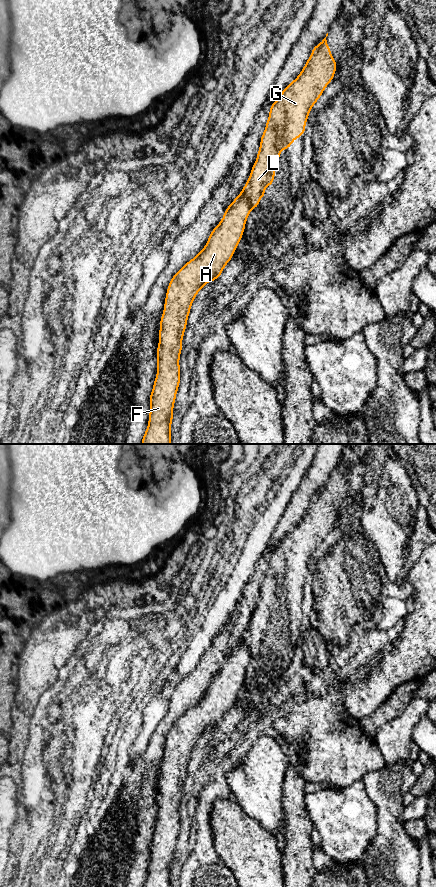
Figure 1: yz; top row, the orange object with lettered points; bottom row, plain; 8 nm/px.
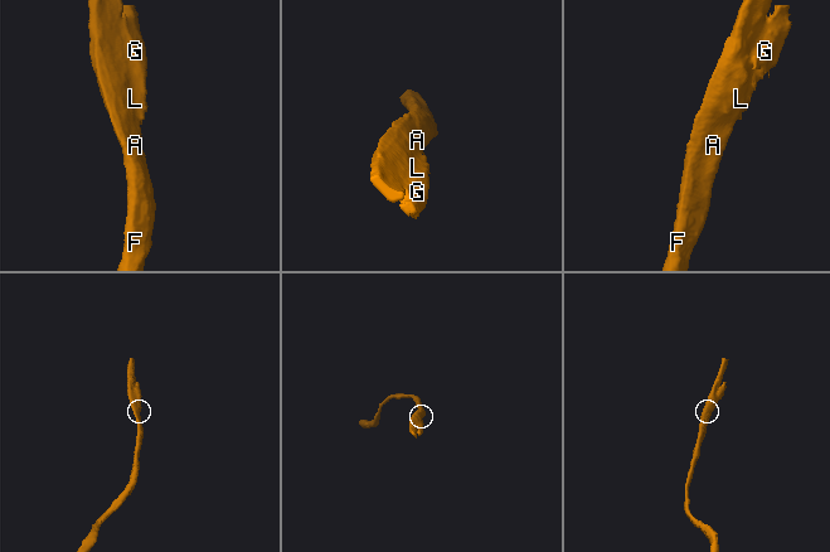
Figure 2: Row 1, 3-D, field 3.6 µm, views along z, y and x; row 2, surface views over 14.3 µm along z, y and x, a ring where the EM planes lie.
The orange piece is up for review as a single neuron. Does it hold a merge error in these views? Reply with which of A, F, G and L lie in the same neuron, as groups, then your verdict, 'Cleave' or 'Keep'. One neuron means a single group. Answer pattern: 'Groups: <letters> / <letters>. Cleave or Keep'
Groups: A F / G L. Cleave

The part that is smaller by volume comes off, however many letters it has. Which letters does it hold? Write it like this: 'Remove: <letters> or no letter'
Remove: G, L

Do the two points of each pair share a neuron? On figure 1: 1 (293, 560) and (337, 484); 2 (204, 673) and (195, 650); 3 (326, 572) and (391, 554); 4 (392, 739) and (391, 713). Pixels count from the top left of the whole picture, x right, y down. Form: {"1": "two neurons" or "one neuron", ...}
{"1": "one neuron", "2": "two neurons", "3": "two neurons", "4": "two neurons"}

